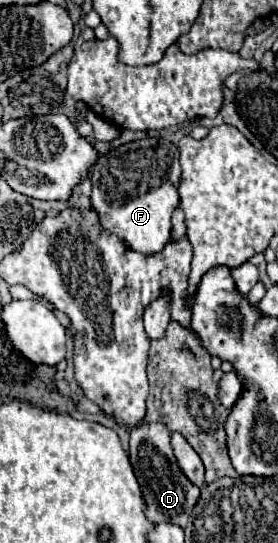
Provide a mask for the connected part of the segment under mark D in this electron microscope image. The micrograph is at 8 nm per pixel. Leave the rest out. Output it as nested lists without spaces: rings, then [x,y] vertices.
[[[160,424],[152,426],[138,426],[130,432],[130,462],[134,468],[134,474],[138,478],[142,498],[146,502],[146,516],[150,522],[172,522],[184,526],[188,522],[188,516],[200,496],[200,488],[194,486],[178,468],[176,458],[172,454],[170,446],[170,432],[168,428]]]

